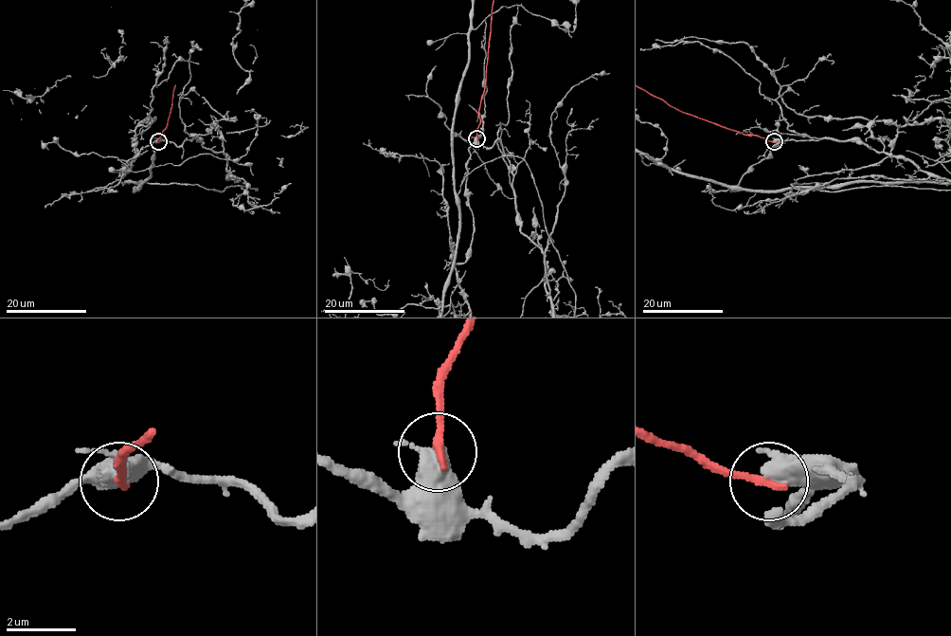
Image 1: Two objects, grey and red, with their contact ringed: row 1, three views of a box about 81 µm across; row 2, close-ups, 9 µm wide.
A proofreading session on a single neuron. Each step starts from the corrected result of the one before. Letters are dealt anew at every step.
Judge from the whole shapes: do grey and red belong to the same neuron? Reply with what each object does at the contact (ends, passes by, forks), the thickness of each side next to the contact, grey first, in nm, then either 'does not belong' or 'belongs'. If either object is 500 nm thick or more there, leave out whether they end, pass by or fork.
grey passes by; red ends there; 460 nm thick on the grey side, 280 nm on the other; does not belong

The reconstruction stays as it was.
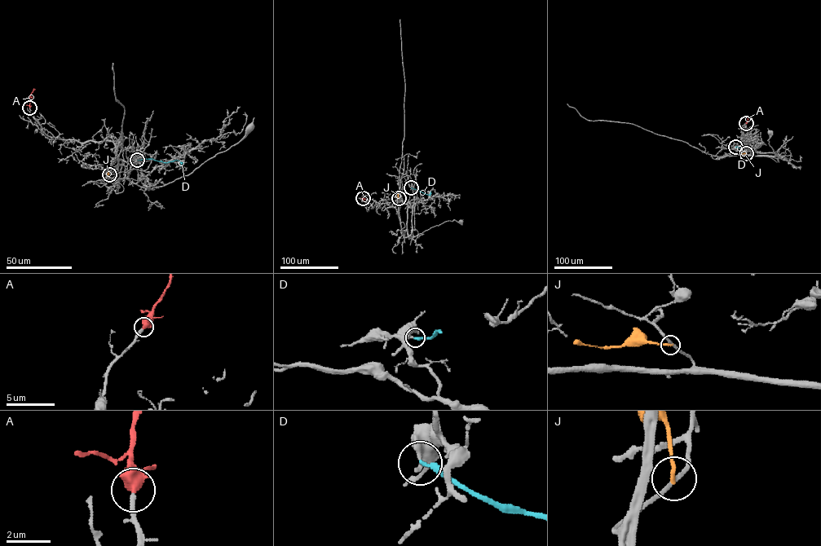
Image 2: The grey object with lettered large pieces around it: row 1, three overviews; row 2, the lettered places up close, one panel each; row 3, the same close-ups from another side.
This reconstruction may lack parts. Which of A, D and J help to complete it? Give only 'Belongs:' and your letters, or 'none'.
Belongs: A

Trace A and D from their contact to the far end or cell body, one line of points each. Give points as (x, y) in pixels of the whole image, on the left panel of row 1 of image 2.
A: (29, 107), (30, 94), (35, 90)
D: (137, 160), (152, 159), (165, 163), (178, 160), (180, 166)

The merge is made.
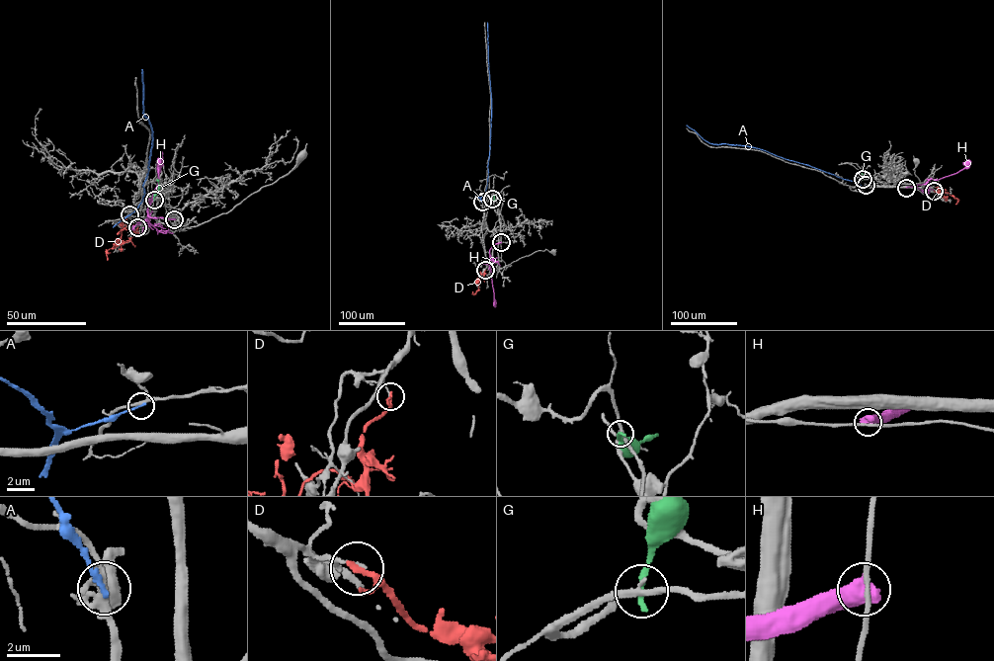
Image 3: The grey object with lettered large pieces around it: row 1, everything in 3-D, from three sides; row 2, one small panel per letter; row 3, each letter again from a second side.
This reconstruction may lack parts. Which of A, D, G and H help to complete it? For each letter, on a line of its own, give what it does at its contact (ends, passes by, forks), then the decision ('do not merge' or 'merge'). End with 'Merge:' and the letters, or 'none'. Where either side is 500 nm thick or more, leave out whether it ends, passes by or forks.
A: it ends | do not merge
D: it passes by | do not merge
G: it ends | do not merge
H: do not merge
Merge: none

